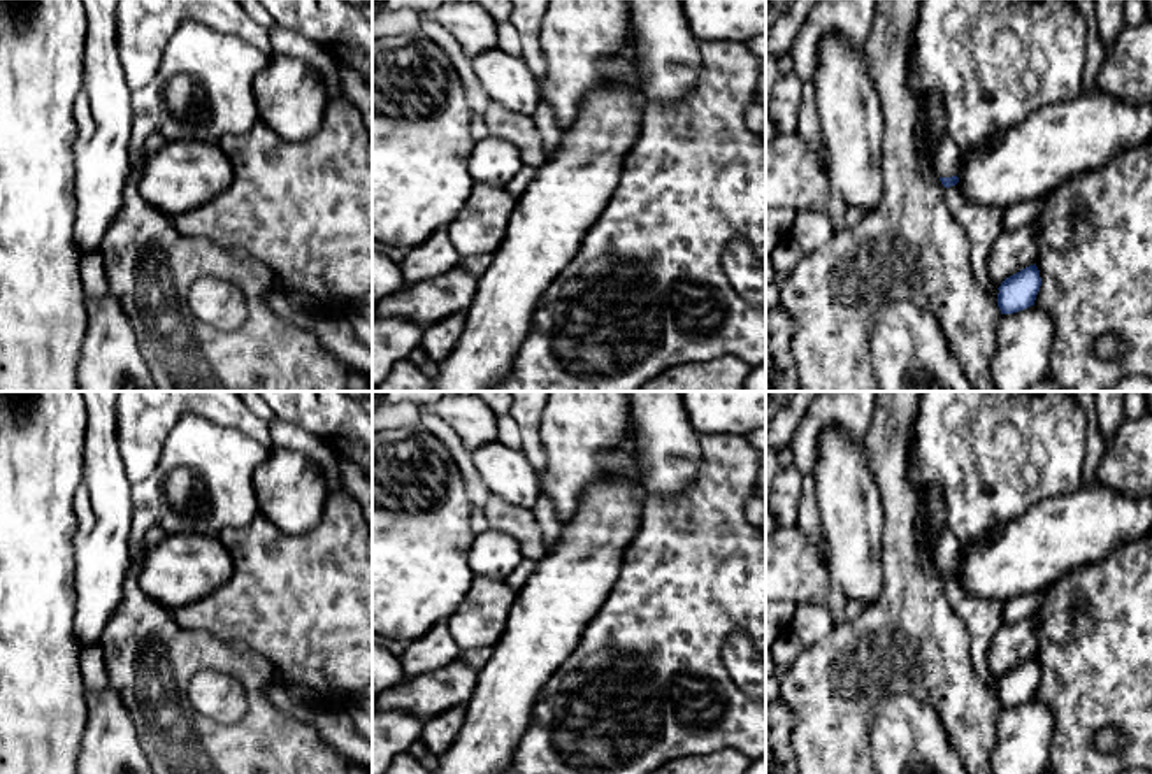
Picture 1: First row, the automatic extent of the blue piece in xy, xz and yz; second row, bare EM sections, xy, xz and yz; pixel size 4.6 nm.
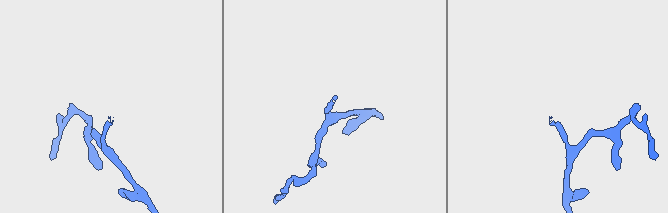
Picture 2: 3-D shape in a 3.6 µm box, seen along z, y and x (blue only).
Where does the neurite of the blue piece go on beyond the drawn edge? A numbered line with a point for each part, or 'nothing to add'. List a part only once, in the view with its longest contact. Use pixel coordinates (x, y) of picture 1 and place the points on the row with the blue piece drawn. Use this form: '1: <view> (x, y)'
1: yz (949, 160)

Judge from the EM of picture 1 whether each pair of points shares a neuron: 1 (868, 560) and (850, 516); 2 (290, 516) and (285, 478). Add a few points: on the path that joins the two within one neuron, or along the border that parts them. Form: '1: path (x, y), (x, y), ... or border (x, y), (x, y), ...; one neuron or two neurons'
1: path (857, 550), (852, 543), (852, 527); one neuron
2: path (290, 508), (290, 487); one neuron

